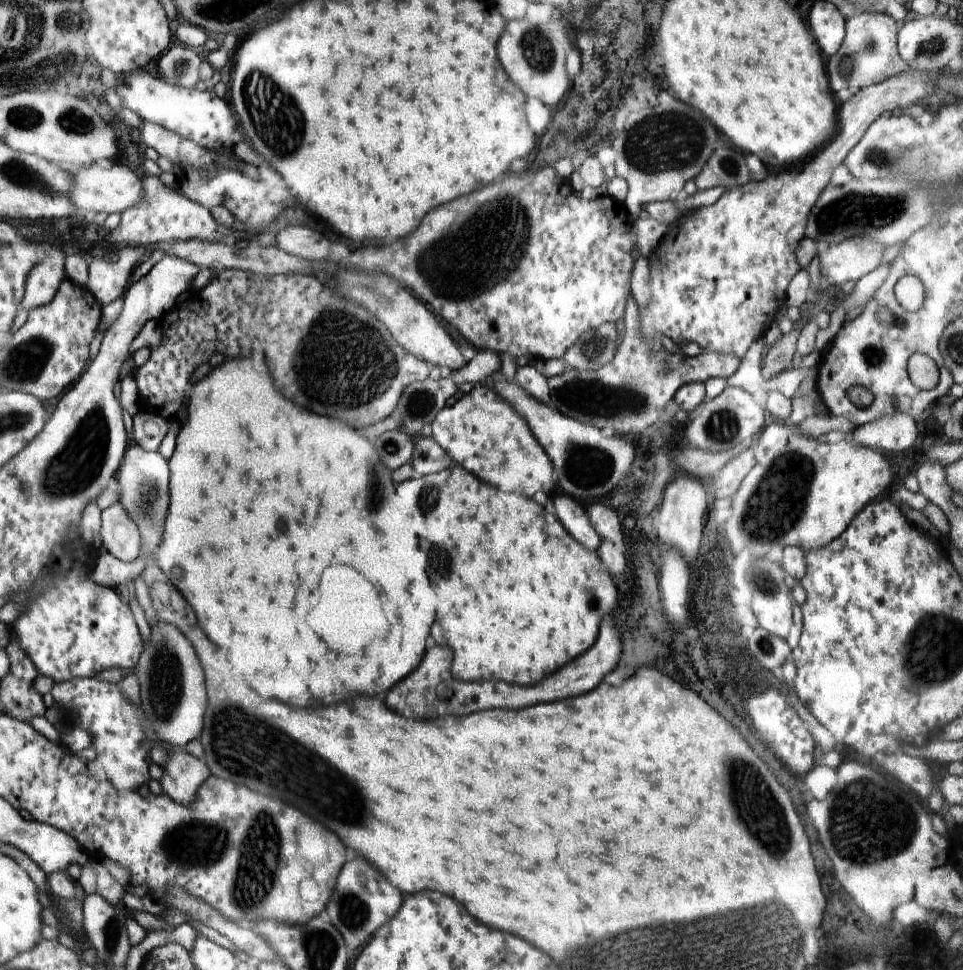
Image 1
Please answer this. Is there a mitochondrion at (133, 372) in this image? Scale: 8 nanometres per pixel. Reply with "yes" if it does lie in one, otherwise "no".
no

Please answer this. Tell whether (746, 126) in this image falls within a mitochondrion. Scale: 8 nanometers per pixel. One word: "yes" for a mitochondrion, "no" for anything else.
no

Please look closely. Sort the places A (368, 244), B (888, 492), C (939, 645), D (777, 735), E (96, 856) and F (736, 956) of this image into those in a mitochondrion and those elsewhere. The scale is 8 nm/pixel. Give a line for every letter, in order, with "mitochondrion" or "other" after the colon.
A: other
B: other
C: mitochondrion
D: other
E: other
F: mitochondrion

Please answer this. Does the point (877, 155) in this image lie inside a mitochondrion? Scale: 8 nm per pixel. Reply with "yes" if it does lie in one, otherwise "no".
yes

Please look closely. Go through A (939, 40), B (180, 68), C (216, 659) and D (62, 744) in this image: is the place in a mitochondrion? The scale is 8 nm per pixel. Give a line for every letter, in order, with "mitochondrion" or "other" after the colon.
A: mitochondrion
B: mitochondrion
C: other
D: other

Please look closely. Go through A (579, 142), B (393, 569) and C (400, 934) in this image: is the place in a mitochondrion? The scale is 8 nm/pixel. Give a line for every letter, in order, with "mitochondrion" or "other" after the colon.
A: other
B: other
C: other

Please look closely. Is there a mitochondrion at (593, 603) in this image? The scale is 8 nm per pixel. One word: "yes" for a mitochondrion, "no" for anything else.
no

